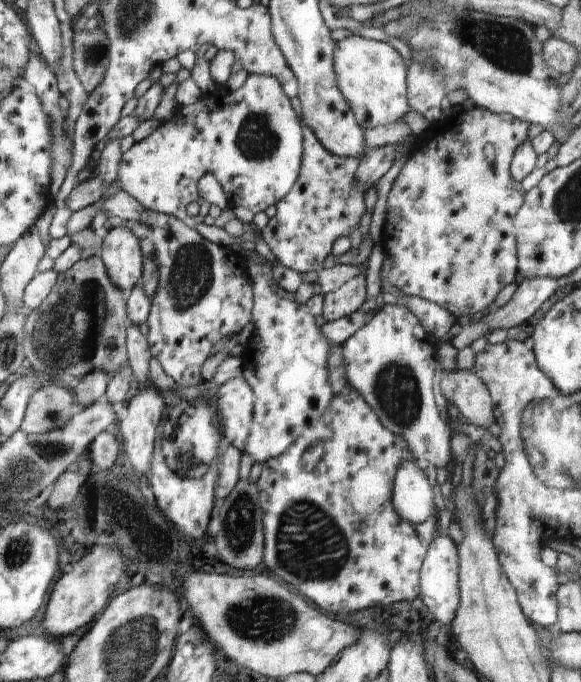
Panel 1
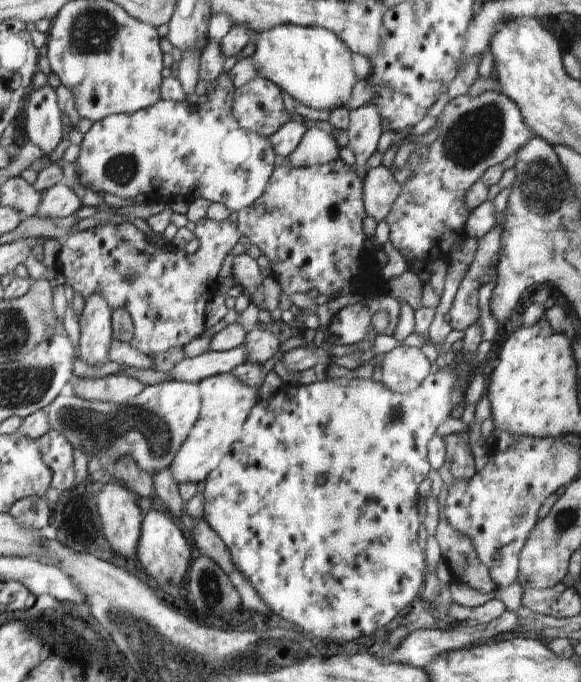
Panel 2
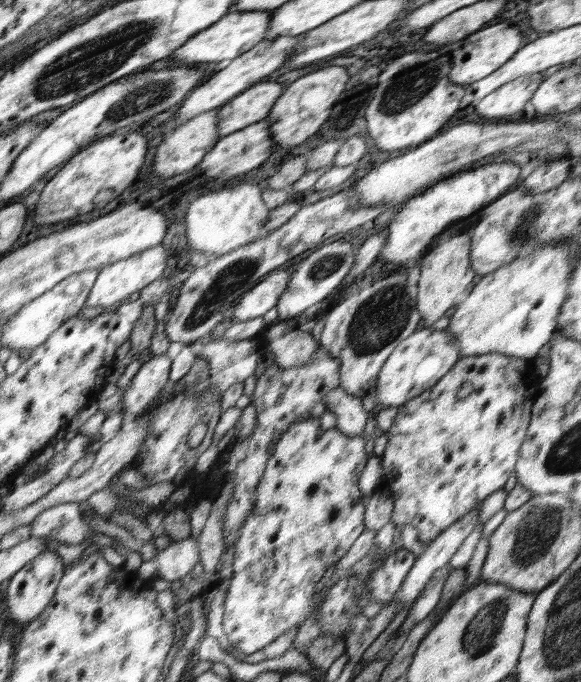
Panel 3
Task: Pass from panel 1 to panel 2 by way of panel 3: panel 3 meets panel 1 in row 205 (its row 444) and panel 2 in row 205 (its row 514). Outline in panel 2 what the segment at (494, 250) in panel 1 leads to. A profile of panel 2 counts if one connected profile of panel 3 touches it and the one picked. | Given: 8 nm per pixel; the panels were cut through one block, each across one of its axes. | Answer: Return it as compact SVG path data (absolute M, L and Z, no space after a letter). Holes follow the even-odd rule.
M484 91L477 96L464 95L448 101L440 114L437 127L440 133L432 144L425 147L418 145L423 156L416 167L410 168L409 164L403 168L397 168L394 164L390 167L396 182L400 184L400 195L385 216L385 221L389 224L390 244L402 253L408 268L418 264L426 266L427 262L440 257L447 259L451 247L465 243L467 236L464 228L470 214L465 205L468 190L488 169L504 162L534 138L518 106L508 96L494 91Z

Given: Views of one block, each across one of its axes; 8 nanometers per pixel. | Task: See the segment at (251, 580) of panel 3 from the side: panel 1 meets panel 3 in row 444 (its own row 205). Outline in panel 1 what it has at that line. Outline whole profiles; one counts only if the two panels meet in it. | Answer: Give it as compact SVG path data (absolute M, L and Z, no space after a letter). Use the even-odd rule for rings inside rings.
M303 124L303 153L299 177L282 200L276 203L276 214L259 233L268 244L276 261L298 274L323 269L324 258L331 253L332 244L340 236L348 236L359 228L366 212L366 185L359 183L355 172L359 160L332 154L316 138L309 126Z

